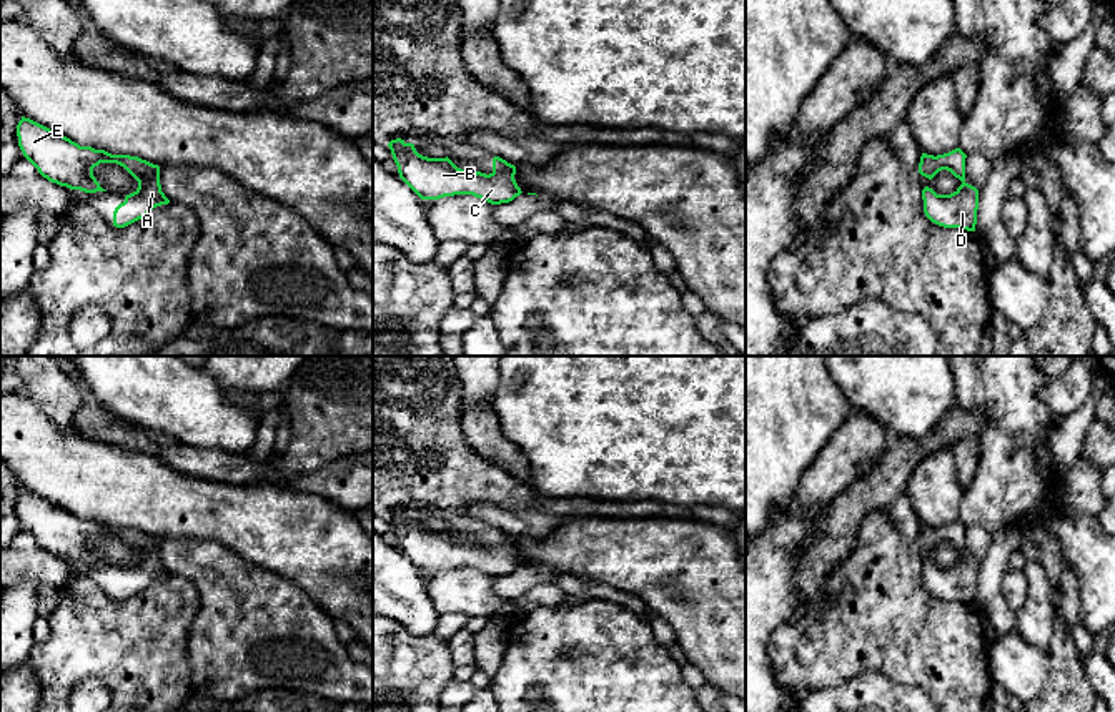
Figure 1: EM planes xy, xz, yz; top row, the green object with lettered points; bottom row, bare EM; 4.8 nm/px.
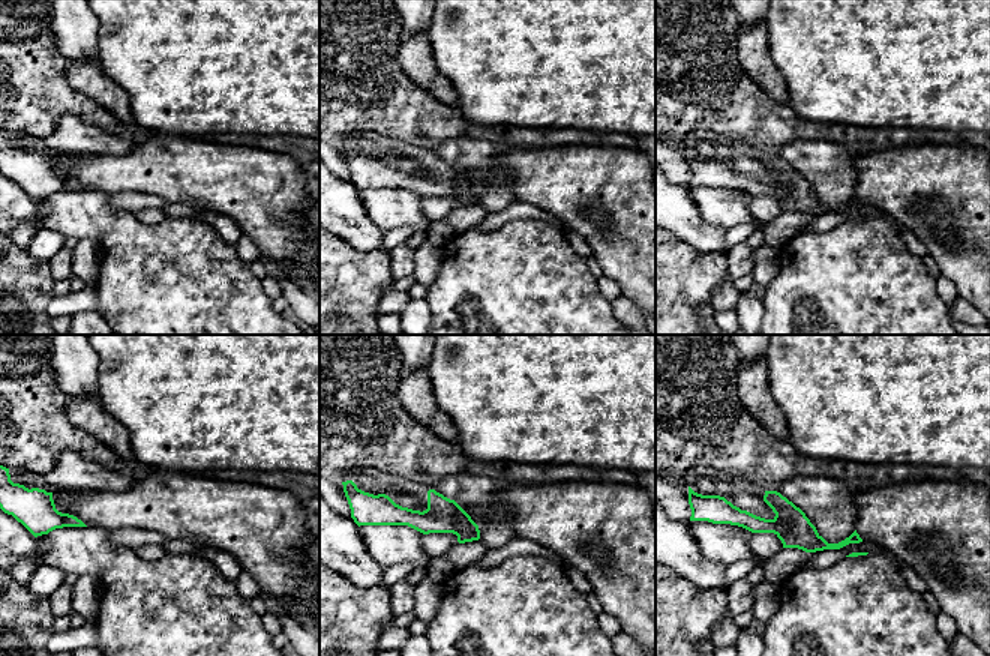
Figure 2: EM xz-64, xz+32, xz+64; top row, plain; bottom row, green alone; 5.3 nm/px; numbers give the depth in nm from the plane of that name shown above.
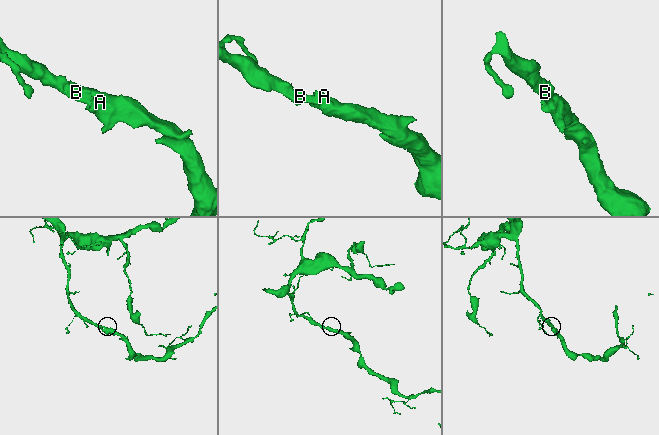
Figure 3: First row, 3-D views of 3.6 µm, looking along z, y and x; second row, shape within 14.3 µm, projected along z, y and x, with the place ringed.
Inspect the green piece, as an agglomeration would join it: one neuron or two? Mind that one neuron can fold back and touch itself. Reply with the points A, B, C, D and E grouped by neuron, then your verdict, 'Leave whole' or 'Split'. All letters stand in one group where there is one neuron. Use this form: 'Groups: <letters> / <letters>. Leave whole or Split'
Groups: A B C D E. Leave whole

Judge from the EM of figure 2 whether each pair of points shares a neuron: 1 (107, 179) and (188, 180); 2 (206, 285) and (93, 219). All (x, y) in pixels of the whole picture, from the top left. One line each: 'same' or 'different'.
1: same
2: same

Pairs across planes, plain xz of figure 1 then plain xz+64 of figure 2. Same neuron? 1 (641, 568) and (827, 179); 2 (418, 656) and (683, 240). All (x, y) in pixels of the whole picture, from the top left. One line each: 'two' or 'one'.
1: two
2: one

